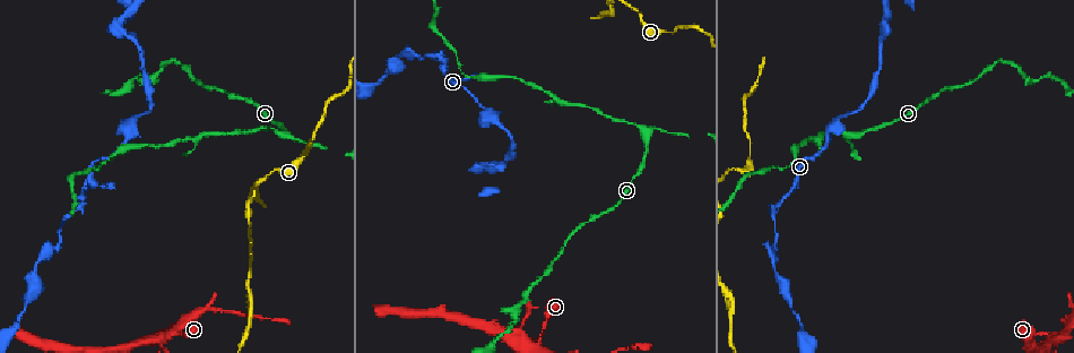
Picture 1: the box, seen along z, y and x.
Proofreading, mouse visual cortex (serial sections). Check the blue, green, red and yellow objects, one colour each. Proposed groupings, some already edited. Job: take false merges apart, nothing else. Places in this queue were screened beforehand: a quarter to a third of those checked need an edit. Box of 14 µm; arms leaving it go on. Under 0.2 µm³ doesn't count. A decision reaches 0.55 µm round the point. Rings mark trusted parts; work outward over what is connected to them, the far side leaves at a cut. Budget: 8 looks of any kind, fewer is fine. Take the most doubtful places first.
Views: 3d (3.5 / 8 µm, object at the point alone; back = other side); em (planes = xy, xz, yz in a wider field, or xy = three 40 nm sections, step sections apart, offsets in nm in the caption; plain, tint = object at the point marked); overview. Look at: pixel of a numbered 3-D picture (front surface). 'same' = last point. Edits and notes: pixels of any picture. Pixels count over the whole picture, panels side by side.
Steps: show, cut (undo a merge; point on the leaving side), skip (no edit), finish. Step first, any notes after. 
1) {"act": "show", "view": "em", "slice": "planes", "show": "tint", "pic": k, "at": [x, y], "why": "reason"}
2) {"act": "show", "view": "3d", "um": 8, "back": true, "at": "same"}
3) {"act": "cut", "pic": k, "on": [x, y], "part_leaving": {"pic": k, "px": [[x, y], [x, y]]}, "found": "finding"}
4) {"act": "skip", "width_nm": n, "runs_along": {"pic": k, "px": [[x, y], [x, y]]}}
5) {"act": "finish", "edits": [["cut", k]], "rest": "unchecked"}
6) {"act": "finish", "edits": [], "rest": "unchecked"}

{"act": "show", "view": "3d", "um": 8, "pic": 1, "at": [666, 31], "why": "calibre changes"}

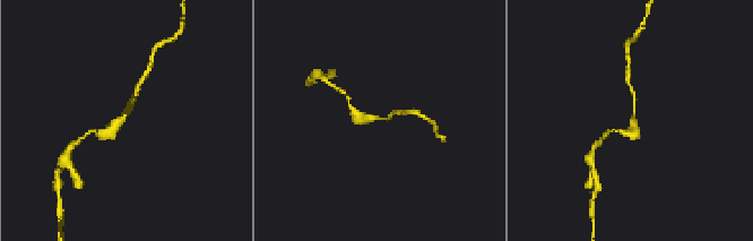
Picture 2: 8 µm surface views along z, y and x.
{"act": "show", "view": "3d", "um": 3.5, "pic": 2, "at": [126, 110], "why": "closer look"}

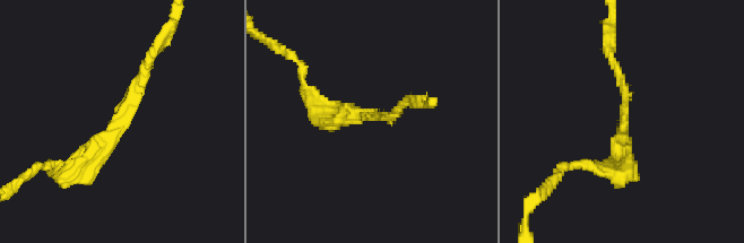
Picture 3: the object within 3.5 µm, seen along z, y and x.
{"act": "show", "view": "em", "slice": "planes", "show": "tint", "pic": 3, "at": [625, 119], "arm_widths_nm": [150, 250]}

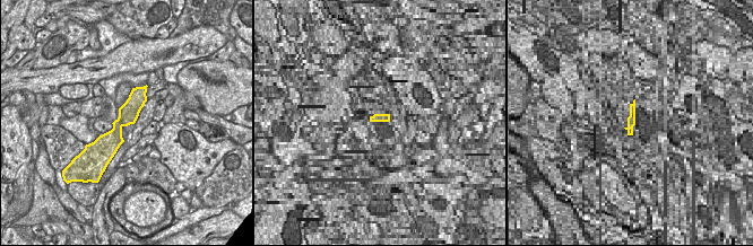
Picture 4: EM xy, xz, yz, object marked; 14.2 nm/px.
{"act": "skip", "runs_along": {"pic": 3, "px": [[76, 172], [135, 106], [152, 54]]}, "found": "all the same cell"}

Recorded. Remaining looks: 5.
{"act": "show", "view": "3d", "um": 3.5, "pic": 1, "at": [1057, 341], "why": "looks like a crossing"}

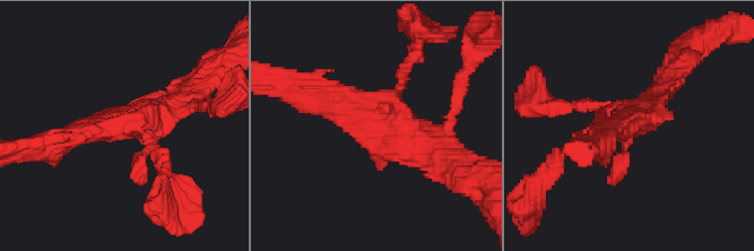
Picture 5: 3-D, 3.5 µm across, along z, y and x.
{"act": "show", "view": "em", "slice": "planes", "show": "tint", "pic": 5, "at": [632, 123], "why": "need the tissue"}

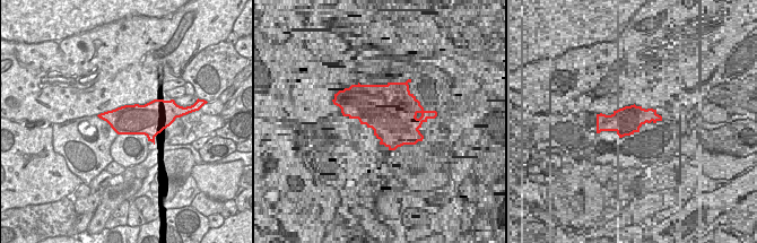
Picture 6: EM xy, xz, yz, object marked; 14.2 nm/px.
{"act": "skip", "runs_along": {"pic": 5, "px": [[192, 104], [67, 139]]}, "found": "continuous, no second cell"}

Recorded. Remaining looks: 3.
{"act": "show", "view": "3d", "um": 3.5, "pic": 1, "at": [775, 226], "why": "thin neck"}

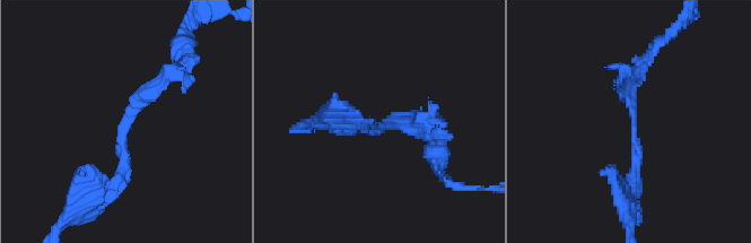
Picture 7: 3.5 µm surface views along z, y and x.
{"act": "show", "view": "em", "slice": "xy", "step": 5, "show": "tint", "pic": 7, "at": [381, 124], "arm_widths_nm": [150, 200], "why": "shape alone is not enough"}

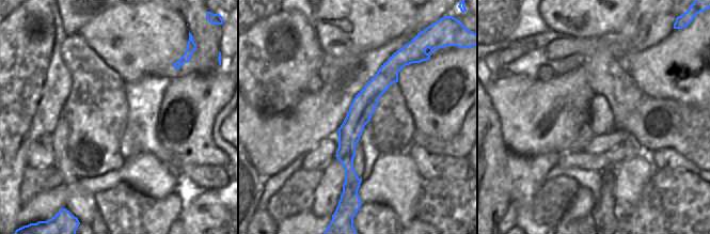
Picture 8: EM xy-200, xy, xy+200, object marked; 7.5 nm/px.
{"act": "skip", "runs_along": {"pic": 8, "px": [[394, 57], [349, 133], [349, 187]]}, "found": "continuous, no second cell"}

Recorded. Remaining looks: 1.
{"act": "finish", "edits": [], "rest": "unchecked"}

